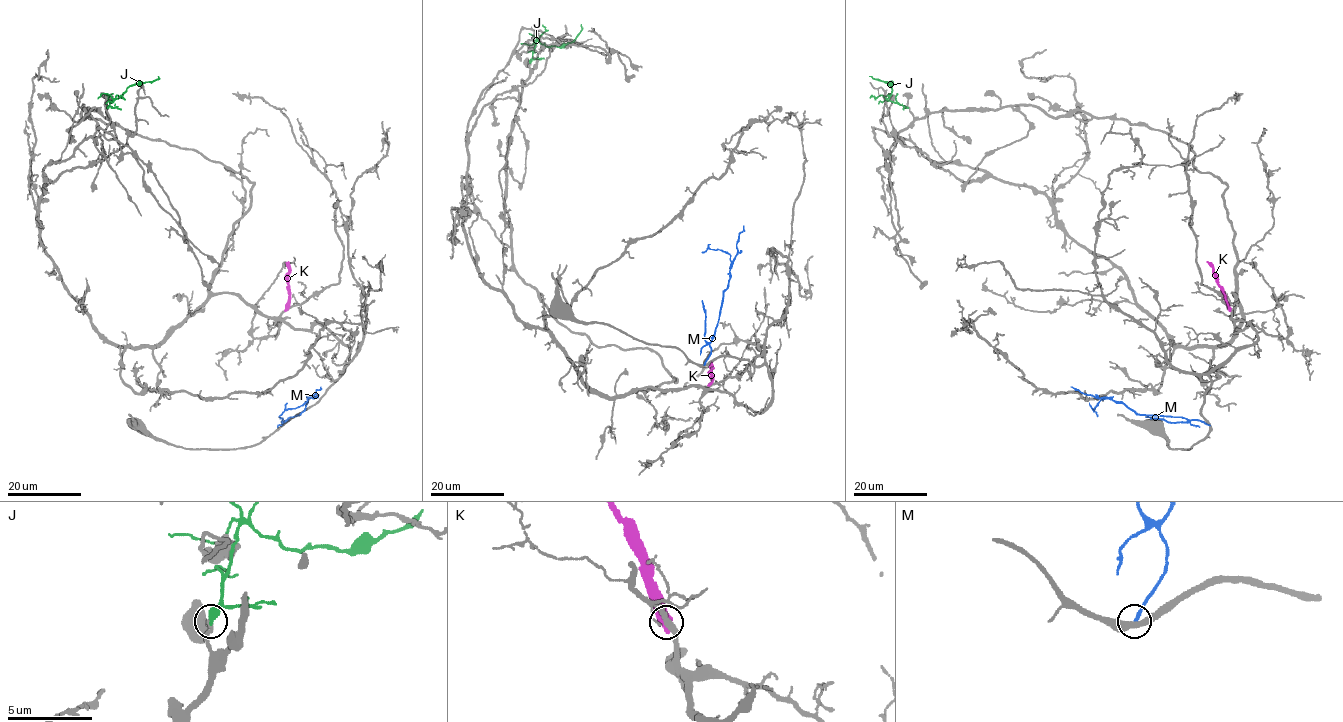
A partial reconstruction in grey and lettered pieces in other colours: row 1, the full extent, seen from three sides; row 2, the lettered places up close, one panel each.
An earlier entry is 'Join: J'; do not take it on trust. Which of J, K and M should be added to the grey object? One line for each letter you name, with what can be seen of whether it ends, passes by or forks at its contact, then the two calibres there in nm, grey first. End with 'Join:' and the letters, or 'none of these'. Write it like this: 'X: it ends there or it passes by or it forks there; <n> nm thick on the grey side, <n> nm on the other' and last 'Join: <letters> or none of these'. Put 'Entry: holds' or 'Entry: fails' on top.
Entry: fails
M: it ends there; 280 nm thick on the grey side, 200 nm on the other
Join: M

